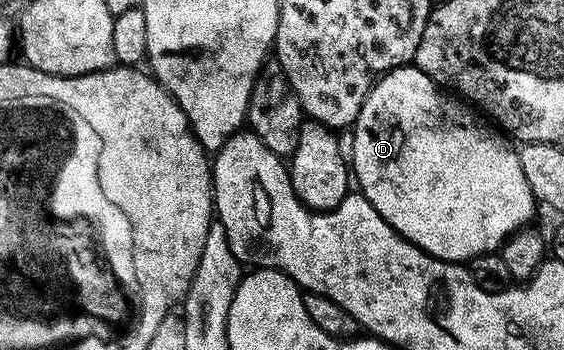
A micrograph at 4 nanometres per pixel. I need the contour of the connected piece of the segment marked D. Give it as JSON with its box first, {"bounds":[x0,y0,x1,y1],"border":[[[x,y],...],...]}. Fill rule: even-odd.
{"bounds":[349,64,537,264],"border":[[[408,64],[388,70],[372,86],[353,127],[353,156],[349,159],[349,166],[353,171],[358,193],[367,198],[369,204],[373,204],[373,208],[377,208],[379,215],[398,234],[408,238],[415,246],[420,246],[426,254],[431,254],[435,258],[441,258],[452,264],[463,264],[468,260],[478,258],[479,255],[490,255],[492,252],[498,251],[510,234],[523,229],[532,221],[531,217],[535,214],[537,201],[530,190],[529,181],[525,178],[519,153],[520,151],[513,145],[512,139],[502,129],[492,125],[482,113],[476,112],[466,101],[460,100],[454,93],[448,92],[444,87],[435,83],[429,75],[421,72],[418,66]]]}

